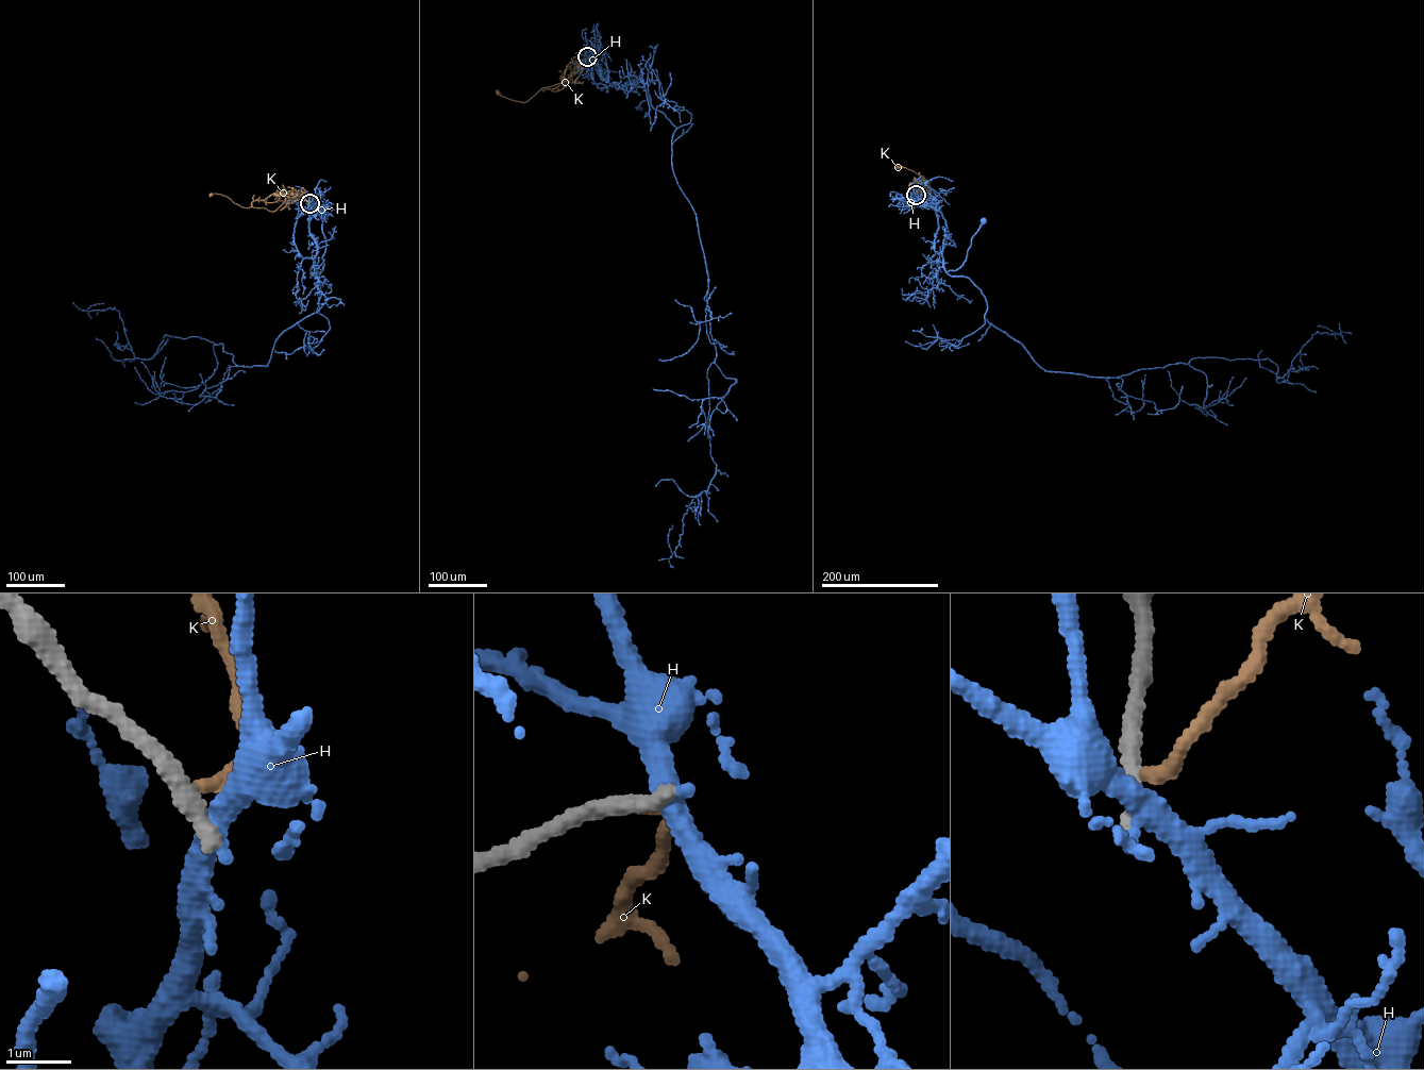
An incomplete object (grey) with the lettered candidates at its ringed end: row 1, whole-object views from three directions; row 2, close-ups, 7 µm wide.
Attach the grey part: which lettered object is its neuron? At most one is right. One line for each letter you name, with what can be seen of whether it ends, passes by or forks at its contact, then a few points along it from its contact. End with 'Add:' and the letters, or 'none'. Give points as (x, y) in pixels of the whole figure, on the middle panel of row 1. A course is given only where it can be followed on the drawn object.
Add: none

